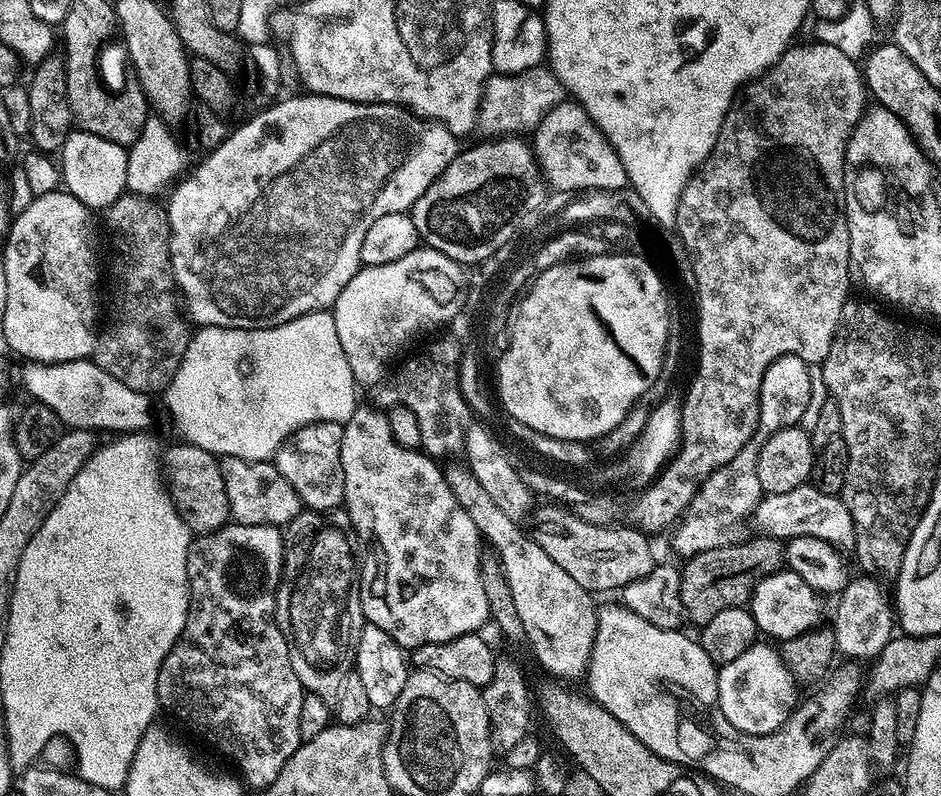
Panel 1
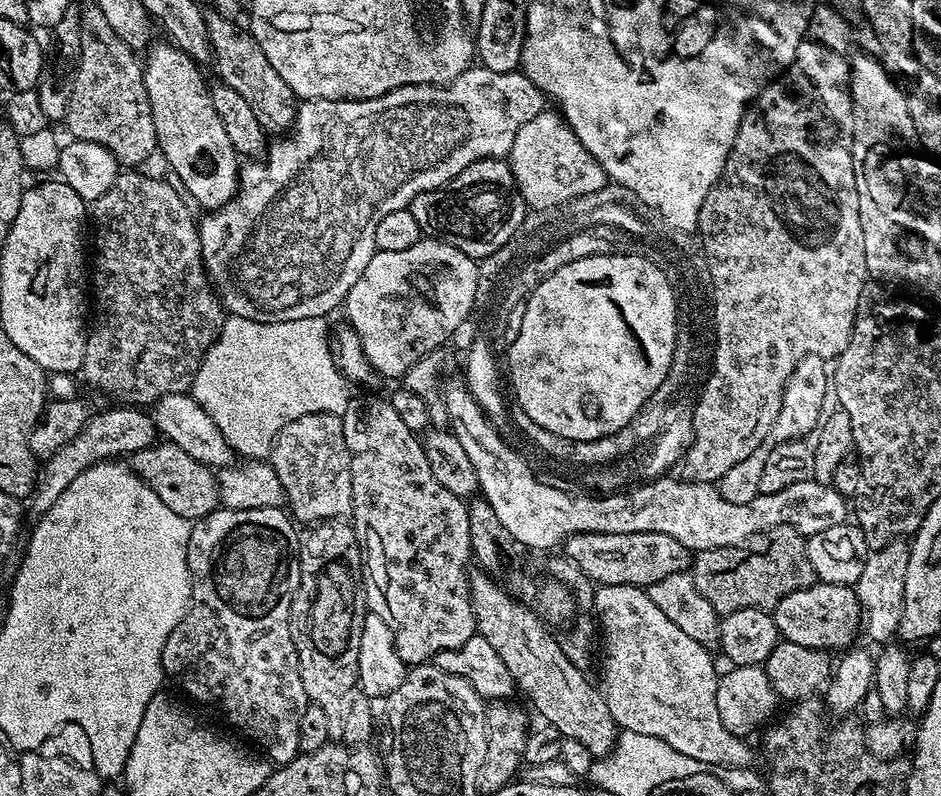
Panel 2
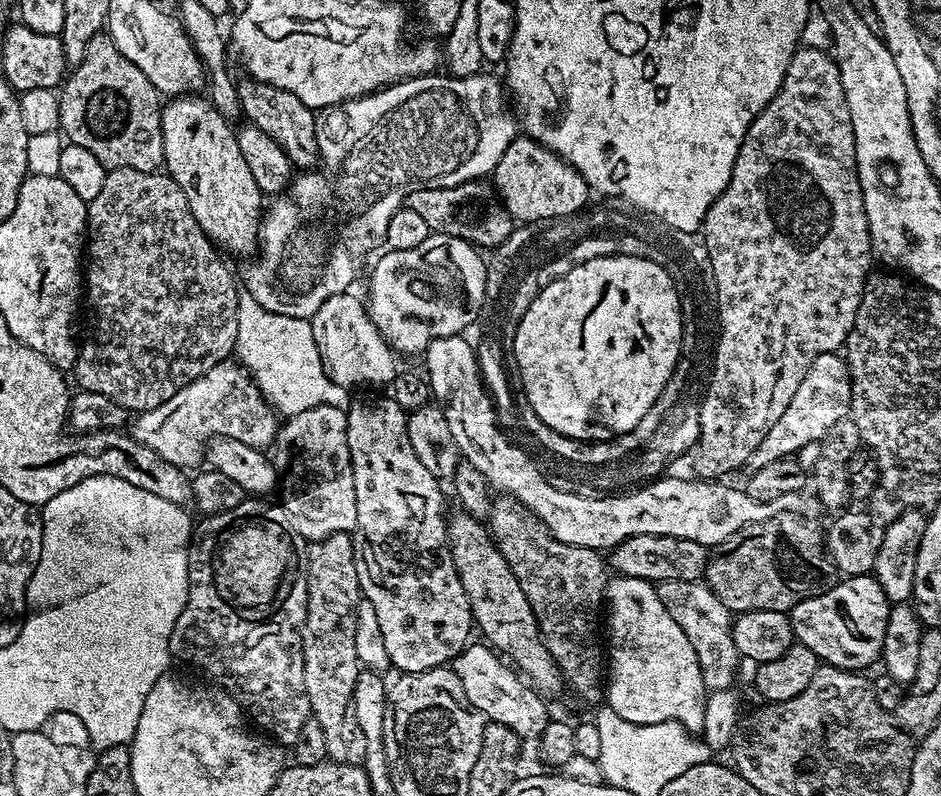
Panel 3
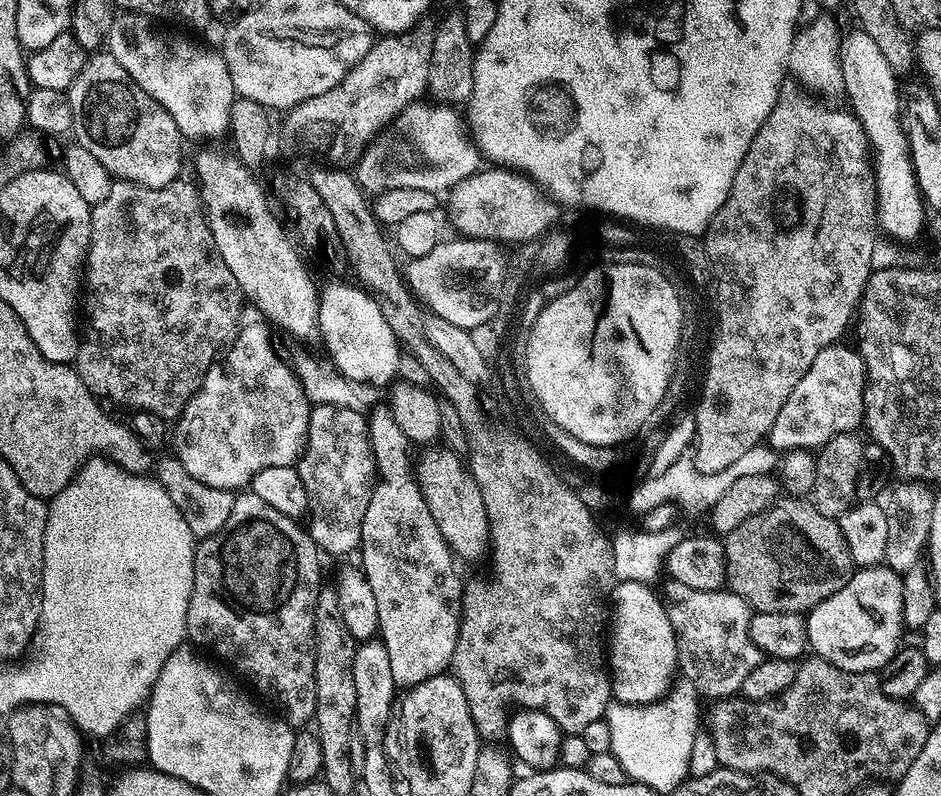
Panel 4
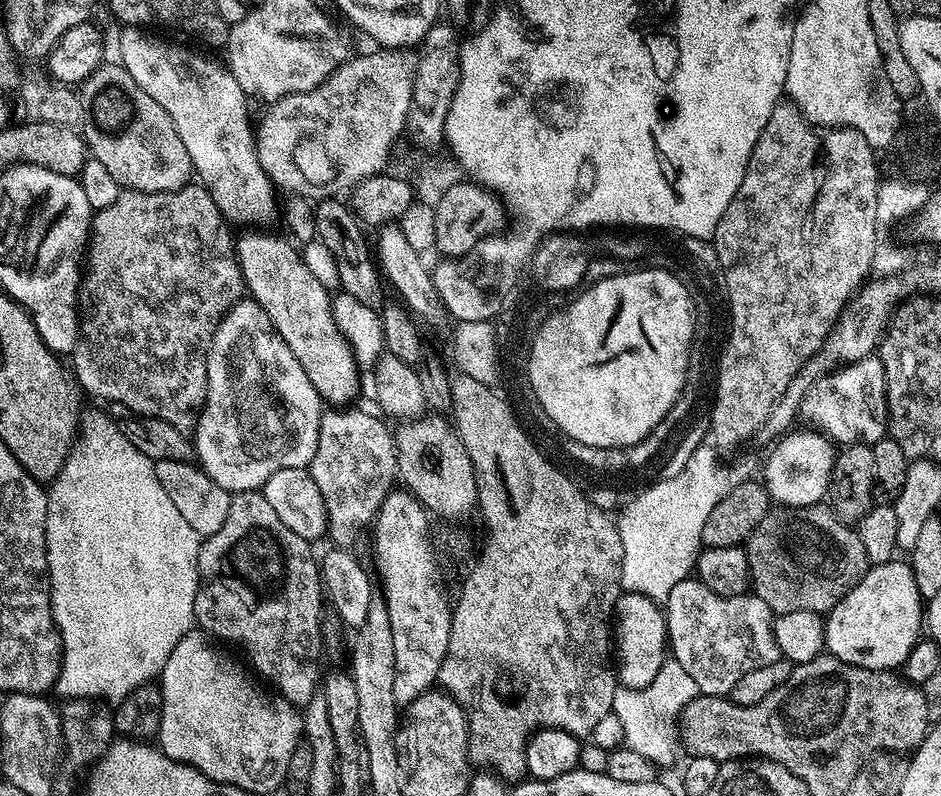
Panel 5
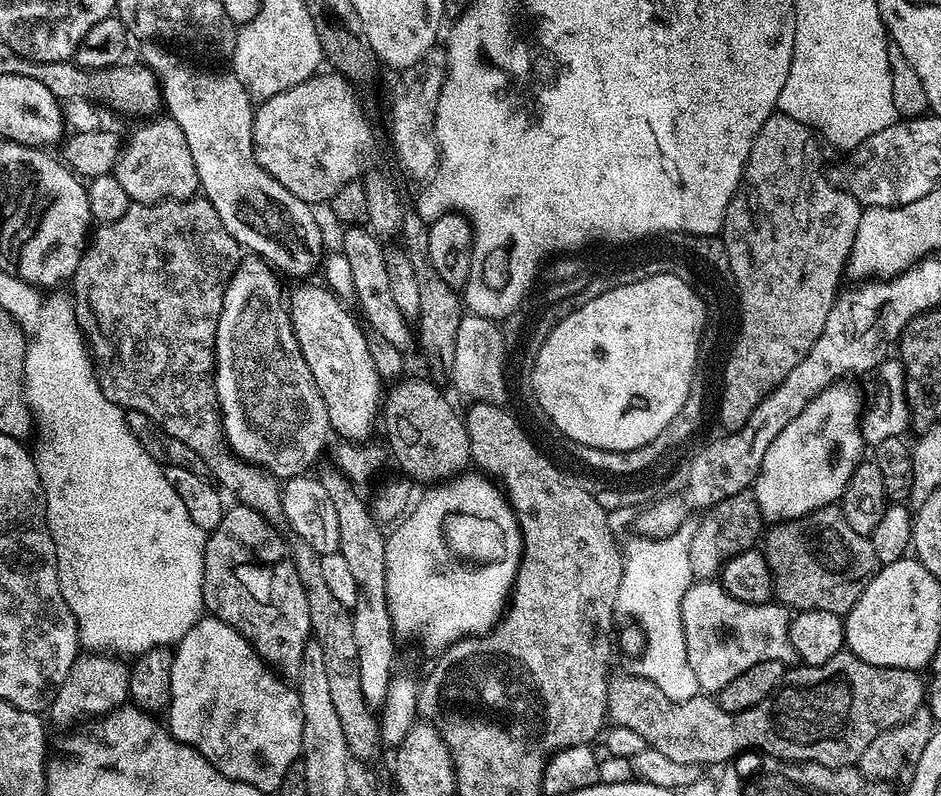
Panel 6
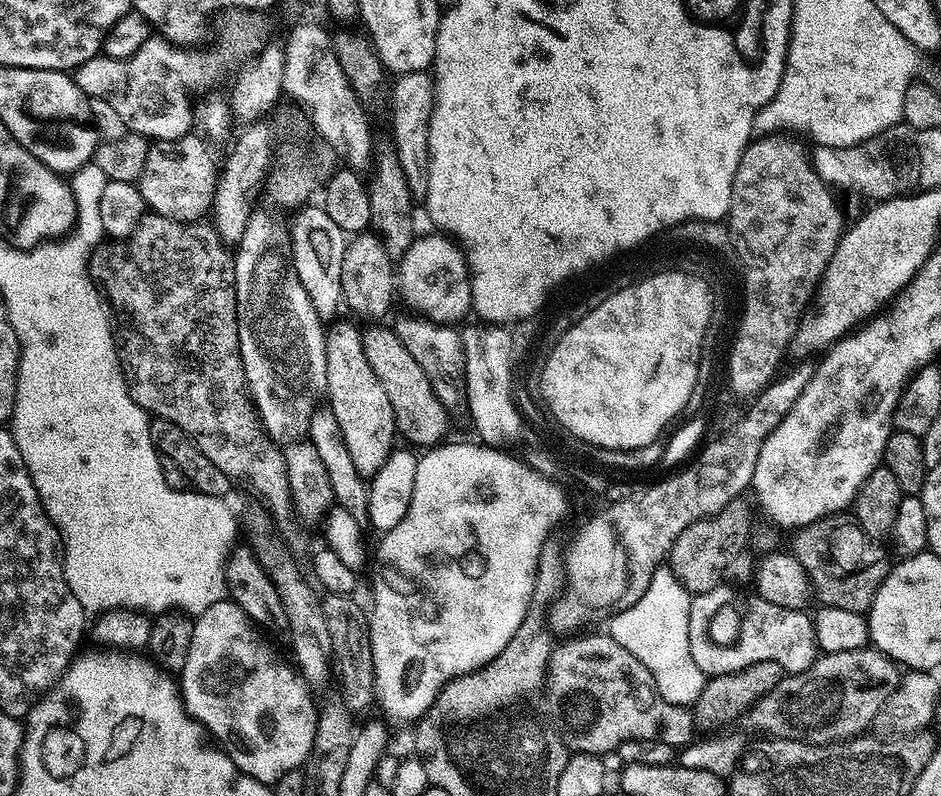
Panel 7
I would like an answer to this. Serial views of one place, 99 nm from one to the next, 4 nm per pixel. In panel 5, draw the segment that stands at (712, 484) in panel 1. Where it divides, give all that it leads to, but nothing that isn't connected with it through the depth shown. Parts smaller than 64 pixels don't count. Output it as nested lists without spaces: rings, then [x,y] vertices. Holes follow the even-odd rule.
[[[879,355],[843,365],[817,380],[800,407],[805,425],[823,430],[837,445],[874,445],[888,436],[886,374]]]

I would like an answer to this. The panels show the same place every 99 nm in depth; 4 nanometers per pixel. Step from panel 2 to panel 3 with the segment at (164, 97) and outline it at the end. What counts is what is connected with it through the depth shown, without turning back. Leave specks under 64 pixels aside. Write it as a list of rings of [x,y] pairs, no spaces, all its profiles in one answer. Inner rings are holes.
[[[203,95],[177,96],[162,108],[162,142],[163,167],[178,182],[182,194],[186,194],[190,214],[194,214],[198,226],[202,226],[217,249],[251,257],[262,236],[262,184],[254,178],[250,166],[246,166],[230,121]]]

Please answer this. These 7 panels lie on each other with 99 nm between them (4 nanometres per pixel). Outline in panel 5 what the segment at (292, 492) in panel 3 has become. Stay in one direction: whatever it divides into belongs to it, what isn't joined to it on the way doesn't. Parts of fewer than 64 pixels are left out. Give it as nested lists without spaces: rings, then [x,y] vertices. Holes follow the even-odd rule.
[[[336,406],[325,411],[318,426],[318,450],[310,471],[322,494],[328,515],[327,539],[333,545],[351,549],[366,524],[376,519],[382,502],[397,483],[396,441],[393,429],[376,416],[359,412],[356,406]]]

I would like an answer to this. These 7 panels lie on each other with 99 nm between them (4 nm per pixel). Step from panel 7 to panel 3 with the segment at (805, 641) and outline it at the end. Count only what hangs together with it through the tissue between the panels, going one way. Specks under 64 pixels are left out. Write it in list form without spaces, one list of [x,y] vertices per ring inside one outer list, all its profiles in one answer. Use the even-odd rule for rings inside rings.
[[[662,580],[656,584],[658,598],[662,598],[662,606],[670,610],[670,618],[682,626],[682,634],[690,638],[690,646],[694,646],[694,654],[698,654],[698,666],[702,670],[702,682],[708,692],[717,692],[723,688],[735,685],[736,671],[742,665],[742,658],[738,654],[738,646],[734,646],[732,633],[733,613],[708,588],[707,583],[678,582],[677,580]]]

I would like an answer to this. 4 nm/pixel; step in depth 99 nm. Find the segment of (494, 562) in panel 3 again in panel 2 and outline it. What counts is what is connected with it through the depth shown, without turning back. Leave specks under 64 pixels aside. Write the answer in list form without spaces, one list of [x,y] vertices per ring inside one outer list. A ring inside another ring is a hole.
[[[476,570],[468,577],[468,589],[476,632],[494,646],[506,670],[510,670],[517,689],[524,691],[525,698],[536,707],[540,715],[537,717],[559,730],[561,737],[582,742],[593,758],[607,757],[616,744],[618,725],[610,714],[610,706],[606,706],[603,692],[584,677],[585,669],[574,666],[574,662],[566,658],[560,640],[548,633],[540,622],[541,617],[519,604],[508,593],[511,591],[497,580]]]

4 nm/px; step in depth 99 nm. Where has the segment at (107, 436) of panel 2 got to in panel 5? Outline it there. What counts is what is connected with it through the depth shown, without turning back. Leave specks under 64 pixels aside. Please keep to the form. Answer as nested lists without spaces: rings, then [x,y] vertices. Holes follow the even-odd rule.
[[[241,298],[232,307],[220,325],[216,327],[216,333],[212,339],[212,348],[208,351],[208,393],[204,399],[204,407],[200,409],[194,425],[194,456],[198,461],[198,467],[206,473],[218,486],[222,486],[233,494],[237,492],[254,492],[263,489],[264,483],[270,478],[270,474],[278,474],[278,470],[290,470],[291,468],[308,468],[314,458],[314,450],[318,450],[318,426],[322,415],[322,401],[318,390],[314,390],[314,382],[306,378],[306,370],[302,370],[298,358],[286,346],[286,342],[276,332],[276,328],[270,322],[266,310],[257,300]]]

